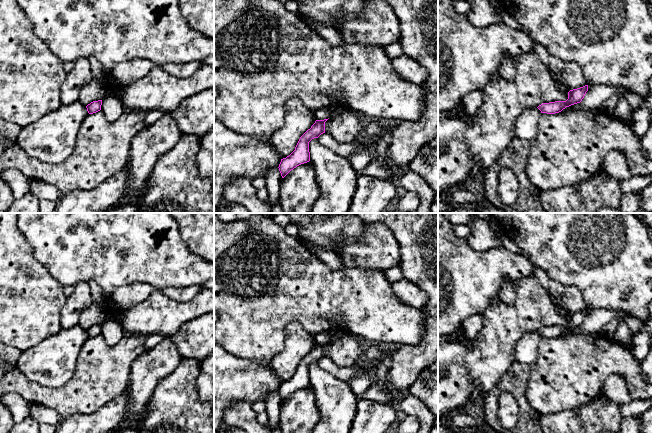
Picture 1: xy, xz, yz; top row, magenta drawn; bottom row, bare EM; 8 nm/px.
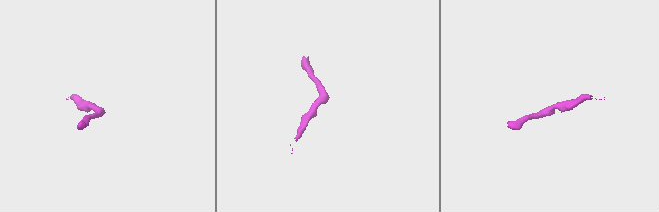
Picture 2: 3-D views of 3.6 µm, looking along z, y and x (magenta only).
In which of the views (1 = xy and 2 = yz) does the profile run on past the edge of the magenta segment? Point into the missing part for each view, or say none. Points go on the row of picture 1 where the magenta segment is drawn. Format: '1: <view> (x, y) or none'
1: none
2: none

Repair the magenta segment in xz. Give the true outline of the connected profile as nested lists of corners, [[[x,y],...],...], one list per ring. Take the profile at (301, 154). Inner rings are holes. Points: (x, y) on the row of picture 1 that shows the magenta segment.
[[[316,120],[311,128],[300,137],[295,150],[286,158],[281,159],[278,168],[282,178],[297,166],[310,161],[309,142],[325,133],[325,122],[327,120]]]

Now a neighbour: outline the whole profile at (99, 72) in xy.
[[[90,56],[88,58],[88,61],[90,63],[90,68],[92,71],[93,78],[97,80],[102,80],[108,75],[108,72],[106,69],[102,66],[102,64],[93,56]]]

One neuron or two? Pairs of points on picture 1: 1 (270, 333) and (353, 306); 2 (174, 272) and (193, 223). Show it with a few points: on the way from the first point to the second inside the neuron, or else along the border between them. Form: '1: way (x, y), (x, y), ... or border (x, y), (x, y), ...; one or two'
1: way (289, 312), (294, 307), (332, 306); one
2: border (176, 223), (185, 245), (202, 259); two

